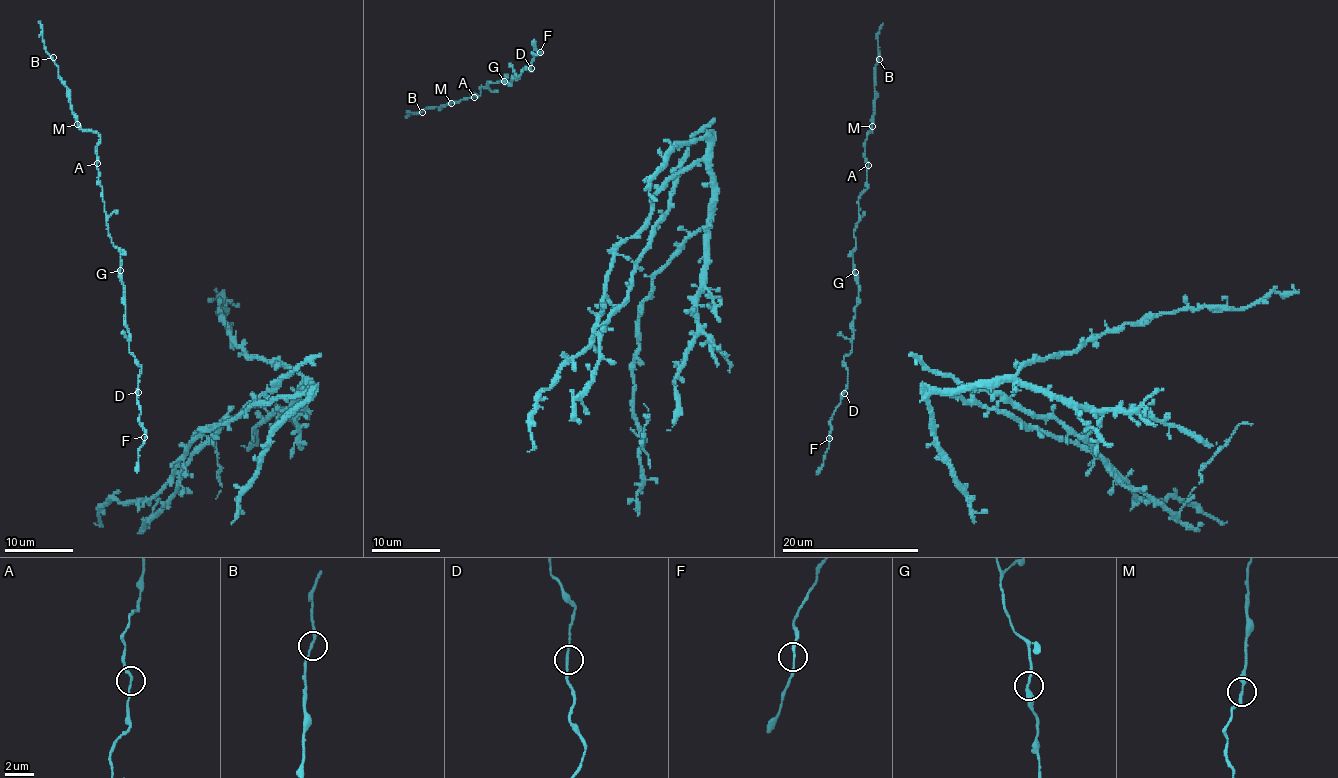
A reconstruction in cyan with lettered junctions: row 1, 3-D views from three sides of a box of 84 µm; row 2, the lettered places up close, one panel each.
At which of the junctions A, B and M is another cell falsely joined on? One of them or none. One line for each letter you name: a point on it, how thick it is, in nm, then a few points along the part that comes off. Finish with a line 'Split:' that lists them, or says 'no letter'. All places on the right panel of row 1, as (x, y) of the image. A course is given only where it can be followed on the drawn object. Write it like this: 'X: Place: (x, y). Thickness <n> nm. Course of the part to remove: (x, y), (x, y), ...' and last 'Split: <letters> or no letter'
Split: no letter

